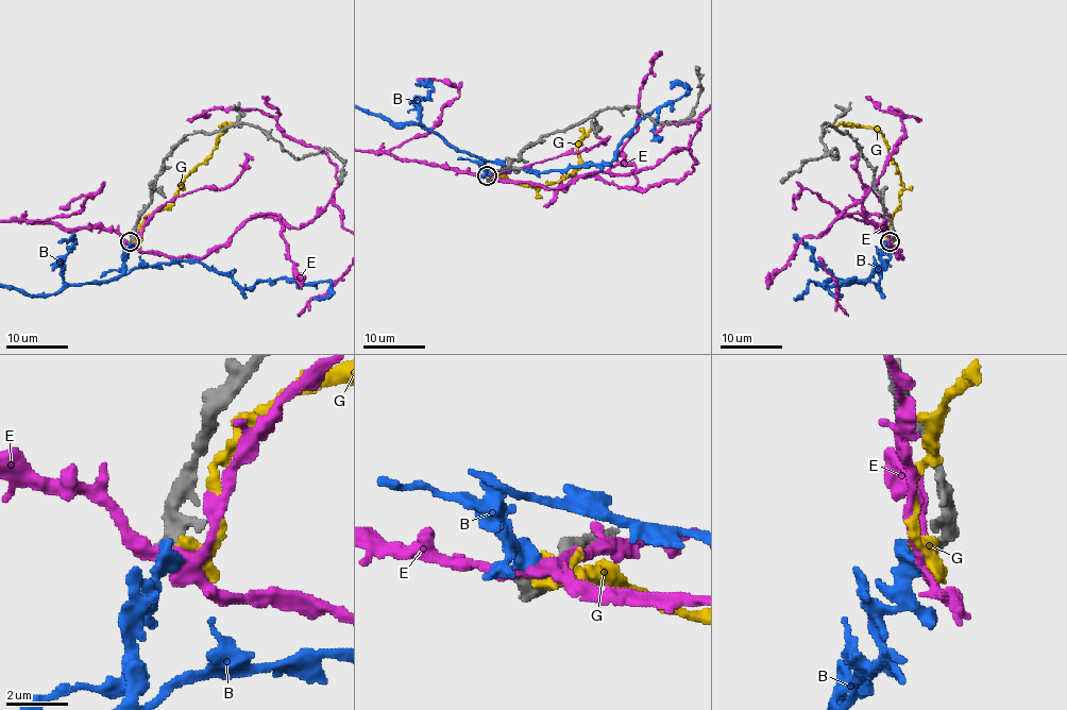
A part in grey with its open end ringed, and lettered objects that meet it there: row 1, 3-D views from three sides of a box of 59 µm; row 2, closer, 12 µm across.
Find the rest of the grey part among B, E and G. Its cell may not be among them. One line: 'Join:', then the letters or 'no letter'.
Join: B

